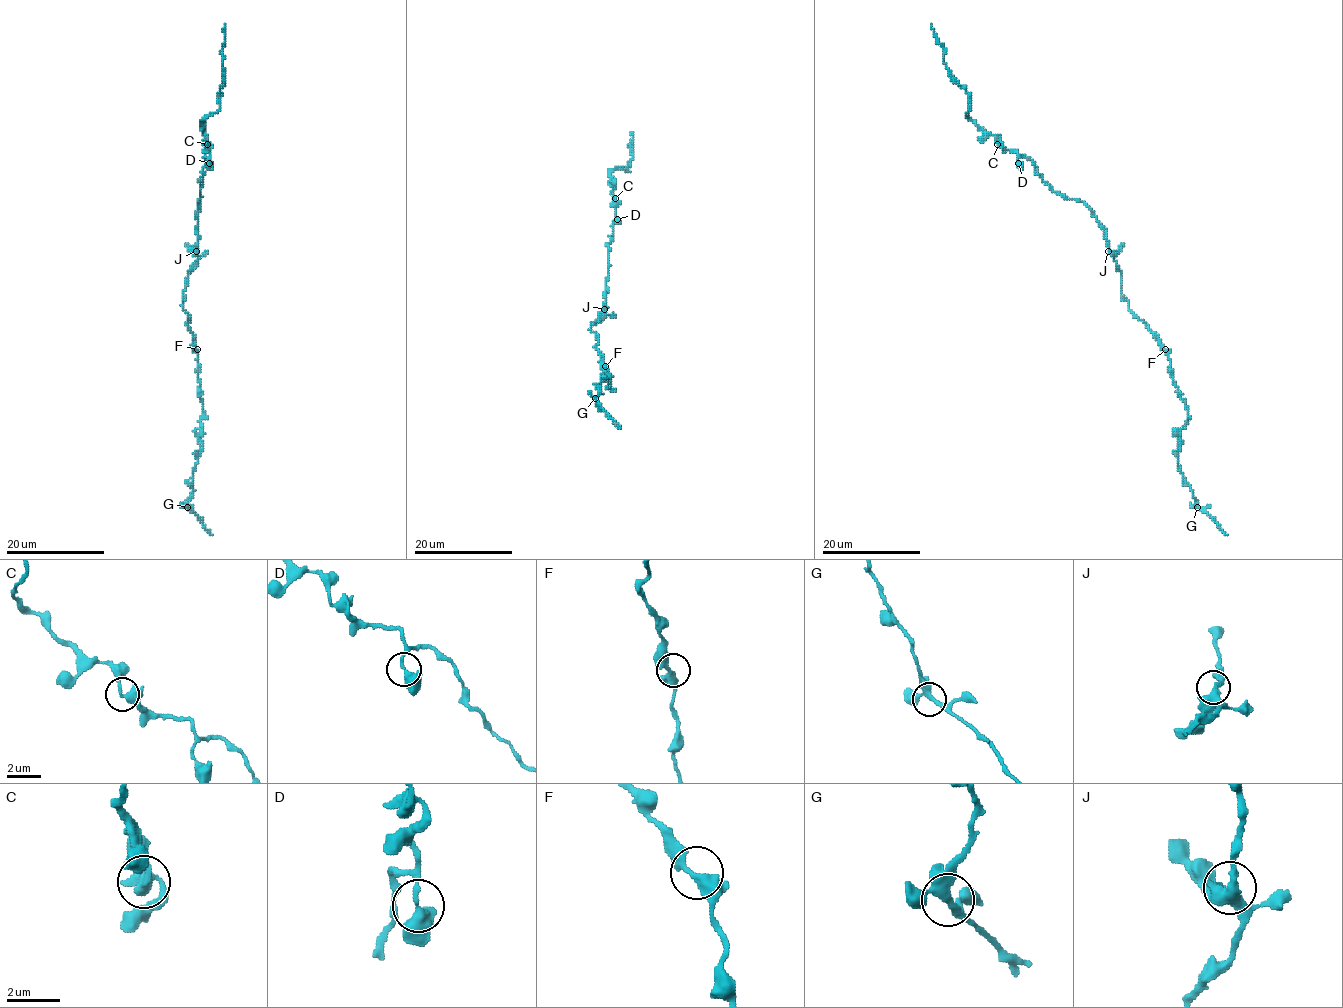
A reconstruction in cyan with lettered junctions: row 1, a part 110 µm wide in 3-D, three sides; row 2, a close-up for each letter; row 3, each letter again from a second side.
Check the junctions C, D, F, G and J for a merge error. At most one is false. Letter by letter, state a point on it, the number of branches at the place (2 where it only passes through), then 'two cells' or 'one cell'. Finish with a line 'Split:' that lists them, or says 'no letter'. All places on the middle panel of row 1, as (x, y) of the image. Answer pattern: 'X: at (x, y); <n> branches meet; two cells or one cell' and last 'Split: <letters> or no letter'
C: at (615, 198); 4 branches meet; one cell
D: at (617, 219); 3 branches meet; one cell
F: at (605, 366); 3 branches meet; one cell
G: at (595, 398); 4 branches meet; one cell
J: at (604, 309); 3 branches meet; one cell
Split: no letter

